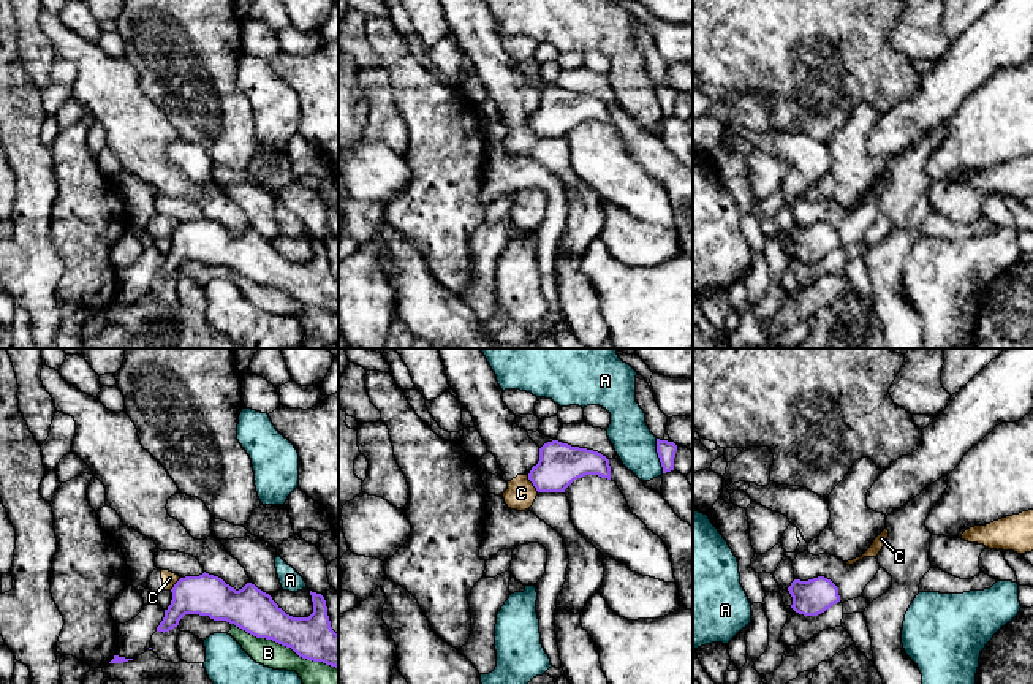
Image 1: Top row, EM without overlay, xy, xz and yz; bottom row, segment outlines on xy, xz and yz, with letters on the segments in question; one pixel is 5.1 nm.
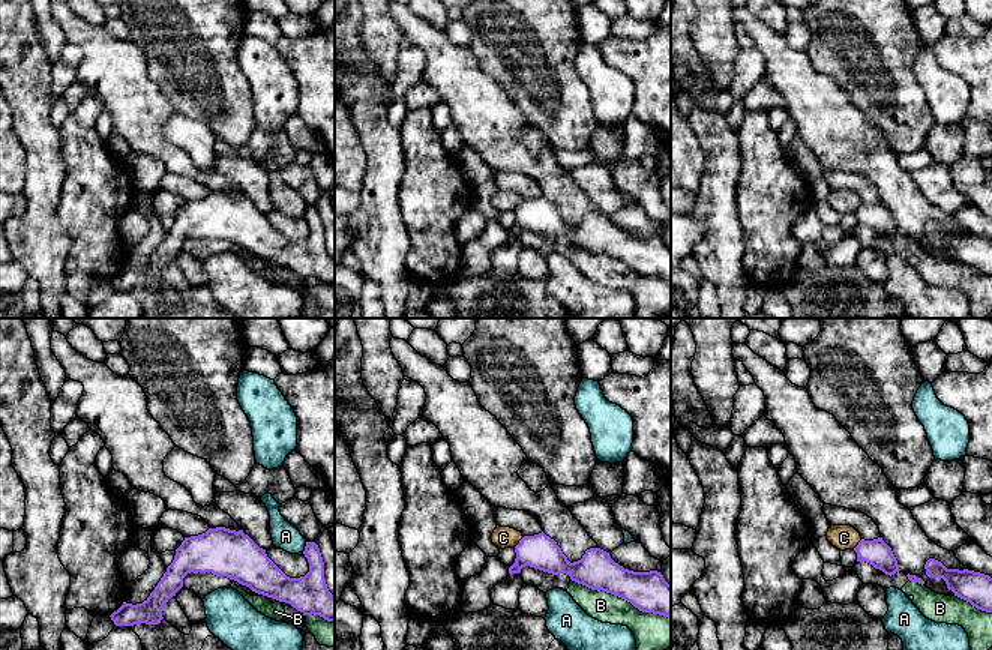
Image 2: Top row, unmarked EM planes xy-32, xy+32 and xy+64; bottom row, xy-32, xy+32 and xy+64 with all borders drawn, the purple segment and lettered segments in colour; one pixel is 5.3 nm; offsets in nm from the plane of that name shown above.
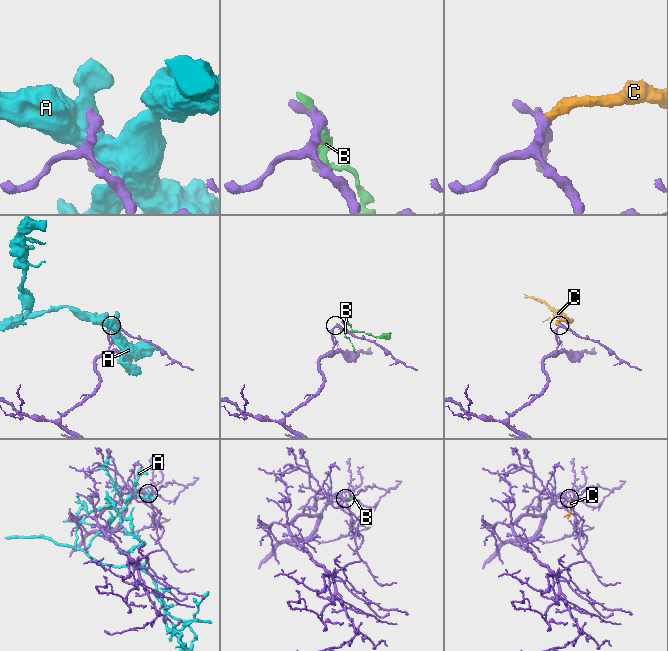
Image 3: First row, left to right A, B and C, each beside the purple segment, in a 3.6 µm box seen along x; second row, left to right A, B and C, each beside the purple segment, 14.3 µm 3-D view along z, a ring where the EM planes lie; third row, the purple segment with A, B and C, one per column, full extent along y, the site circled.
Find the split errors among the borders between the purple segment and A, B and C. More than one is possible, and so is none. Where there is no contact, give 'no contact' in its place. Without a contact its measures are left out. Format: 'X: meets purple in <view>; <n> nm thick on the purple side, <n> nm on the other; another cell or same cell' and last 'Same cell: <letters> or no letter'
A: meets purple in xz; 100 nm thick on the purple side, 200 nm on the other; another cell
B: meets purple in xy; 220 nm thick on the purple side, 170 nm on the other; another cell
C: meets purple in xz; 220 nm thick on the purple side, 150 nm on the other; another cell
Same cell: no letter

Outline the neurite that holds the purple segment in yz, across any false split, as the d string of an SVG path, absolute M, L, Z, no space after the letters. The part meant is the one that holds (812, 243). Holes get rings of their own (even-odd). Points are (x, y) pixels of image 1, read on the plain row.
M824 222L794 225L788 236L793 242L791 253L804 261L818 261L840 247L838 233Z

